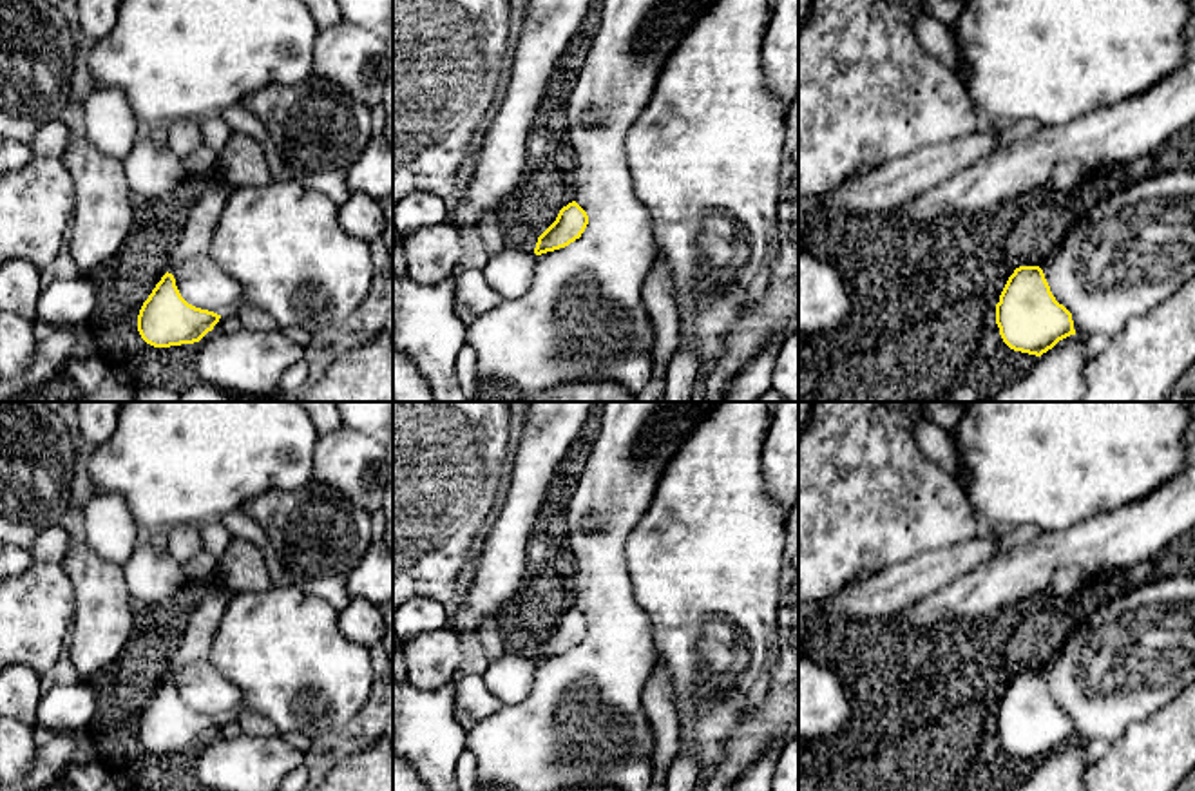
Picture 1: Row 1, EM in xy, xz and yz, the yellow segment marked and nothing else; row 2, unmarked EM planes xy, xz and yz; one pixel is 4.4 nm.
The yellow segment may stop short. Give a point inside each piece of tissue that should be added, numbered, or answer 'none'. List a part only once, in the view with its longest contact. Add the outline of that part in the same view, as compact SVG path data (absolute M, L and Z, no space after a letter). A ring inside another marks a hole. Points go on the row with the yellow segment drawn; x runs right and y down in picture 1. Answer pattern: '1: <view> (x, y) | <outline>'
1: xy (203, 219) | M215 177L215 185L190 210L183 235L172 253L168 273L188 259L208 255L214 232L228 201L225 186L226 183Z

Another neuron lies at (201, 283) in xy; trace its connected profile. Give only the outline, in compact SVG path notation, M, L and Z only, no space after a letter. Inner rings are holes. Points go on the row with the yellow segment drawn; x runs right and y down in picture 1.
M208 255L194 257L172 272L181 297L201 310L226 315L244 302L243 286Z

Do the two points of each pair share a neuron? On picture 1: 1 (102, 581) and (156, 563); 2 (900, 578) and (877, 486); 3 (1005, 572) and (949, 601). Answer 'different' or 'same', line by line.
1: different
2: different
3: same

